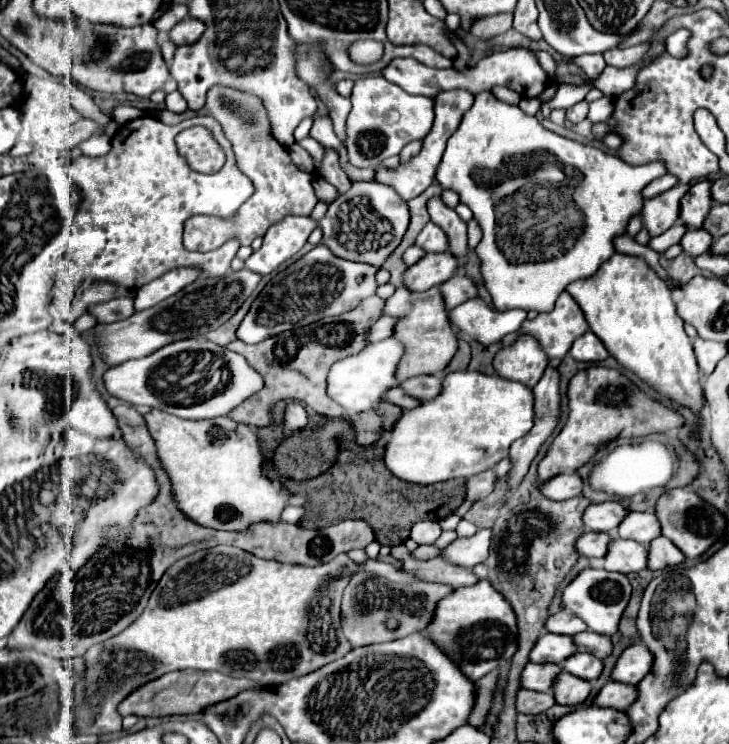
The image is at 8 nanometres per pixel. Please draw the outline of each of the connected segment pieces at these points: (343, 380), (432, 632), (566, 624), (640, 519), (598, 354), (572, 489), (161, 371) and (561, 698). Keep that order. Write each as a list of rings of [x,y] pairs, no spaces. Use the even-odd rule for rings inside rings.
[[[389,337],[379,343],[367,345],[363,349],[363,353],[357,353],[353,357],[345,357],[345,359],[333,363],[327,373],[329,397],[333,397],[333,401],[337,401],[349,415],[373,409],[381,401],[385,389],[397,385],[395,369],[397,369],[401,355],[403,355],[403,345],[395,337]]]
[[[477,581],[471,587],[459,587],[437,601],[431,623],[421,631],[433,641],[469,681],[477,681],[499,663],[509,661],[517,651],[517,625],[509,603],[489,581]]]
[[[559,611],[545,621],[545,631],[557,633],[557,635],[575,635],[585,629],[587,629],[585,623],[581,619],[577,619],[575,615],[571,615],[569,611]]]
[[[629,511],[627,517],[621,521],[621,525],[617,527],[617,533],[623,539],[635,537],[633,541],[649,545],[649,541],[653,541],[655,537],[661,535],[661,527],[659,527],[657,517],[651,511],[643,511],[643,513]]]
[[[587,331],[583,337],[579,337],[573,343],[569,355],[575,361],[583,361],[583,363],[601,363],[601,361],[605,361],[609,357],[605,345],[591,331]]]
[[[561,473],[561,475],[551,477],[549,481],[541,483],[539,491],[547,499],[561,501],[561,499],[577,497],[581,493],[581,487],[583,487],[583,481],[579,479],[577,473]]]
[[[185,339],[157,349],[143,359],[129,359],[103,373],[105,391],[131,405],[147,405],[181,419],[213,419],[225,415],[263,387],[263,377],[247,361],[211,341]]]
[[[561,673],[561,677],[557,677],[557,681],[553,683],[553,695],[555,701],[561,705],[579,705],[587,699],[591,691],[591,683],[585,679],[579,679],[571,673]]]

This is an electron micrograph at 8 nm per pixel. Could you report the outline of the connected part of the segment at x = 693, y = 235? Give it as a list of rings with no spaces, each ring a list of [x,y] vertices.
[[[689,229],[685,233],[685,237],[681,239],[681,249],[685,255],[691,255],[691,257],[699,257],[701,253],[709,251],[713,243],[713,237],[705,231],[705,229]]]

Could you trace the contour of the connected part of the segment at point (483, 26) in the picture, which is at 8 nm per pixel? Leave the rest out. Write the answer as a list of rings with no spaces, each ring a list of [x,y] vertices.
[[[501,13],[501,15],[495,15],[495,17],[485,17],[485,19],[479,19],[473,29],[471,29],[471,35],[479,37],[479,39],[491,39],[491,37],[497,37],[505,31],[511,29],[511,21],[513,21],[513,15],[511,13]]]

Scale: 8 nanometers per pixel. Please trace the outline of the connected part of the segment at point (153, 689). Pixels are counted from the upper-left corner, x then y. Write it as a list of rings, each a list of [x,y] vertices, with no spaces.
[[[193,669],[173,671],[173,673],[165,673],[163,677],[151,681],[149,685],[143,685],[135,693],[131,693],[119,705],[119,713],[121,715],[141,715],[141,717],[191,715],[191,713],[201,713],[207,705],[229,699],[249,687],[257,687],[257,685],[249,679],[233,679],[233,677],[227,677],[217,671],[193,671]]]

